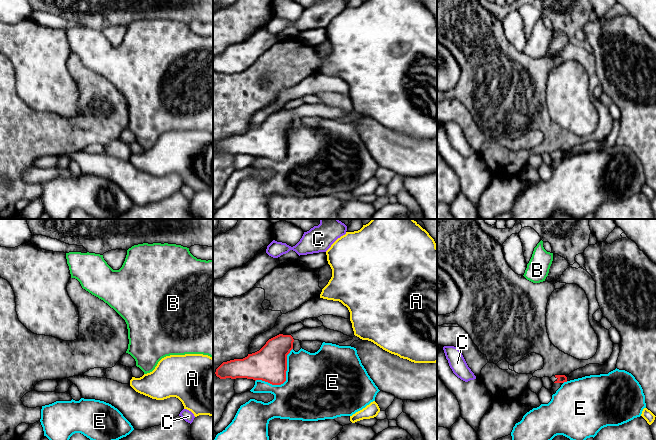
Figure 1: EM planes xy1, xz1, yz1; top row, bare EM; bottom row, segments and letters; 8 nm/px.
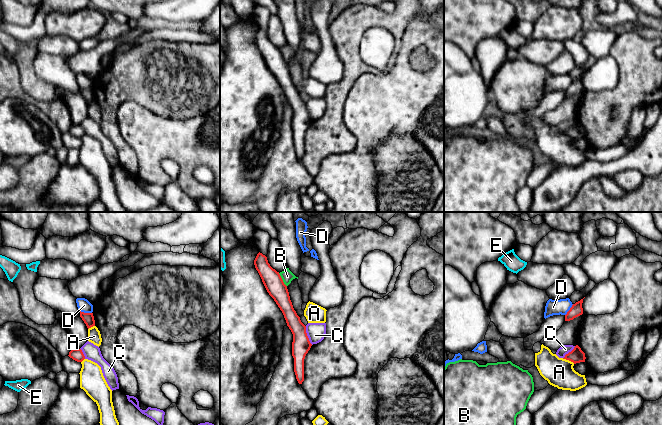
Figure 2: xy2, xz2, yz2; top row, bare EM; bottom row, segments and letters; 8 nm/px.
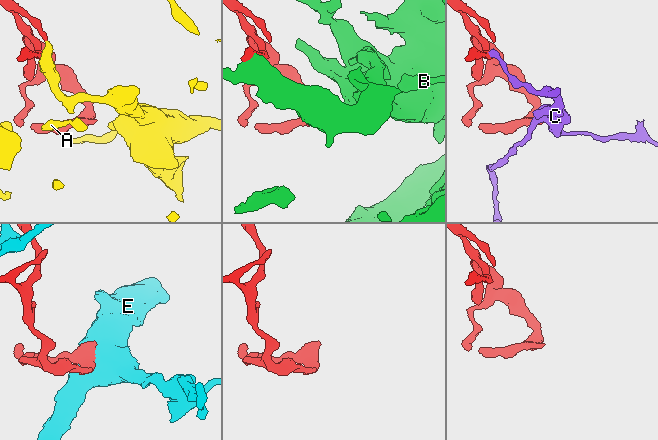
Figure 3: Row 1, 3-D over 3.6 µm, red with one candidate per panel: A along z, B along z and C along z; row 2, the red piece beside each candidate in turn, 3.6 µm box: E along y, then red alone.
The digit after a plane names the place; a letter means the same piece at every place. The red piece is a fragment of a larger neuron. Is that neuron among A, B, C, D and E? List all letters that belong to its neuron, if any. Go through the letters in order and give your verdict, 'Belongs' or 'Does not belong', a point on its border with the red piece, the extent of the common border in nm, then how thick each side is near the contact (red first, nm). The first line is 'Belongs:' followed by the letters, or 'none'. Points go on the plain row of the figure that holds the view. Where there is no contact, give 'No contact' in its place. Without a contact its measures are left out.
Belongs: none
A: Does not belong. Touches red at yz2 (568, 135). Shared border 110 nm. Thickness 110 nm (red) against 240 nm
B: Does not belong. Touches red at xz2 (282, 56). Shared border 130 nm. Thickness 150 nm (red) against 100 nm
C: Does not belong. Touches red at xz2 (306, 111). Shared border 160 nm. Thickness 150 nm (red) against 150 nm
D: Does not belong. Touches red at xy2 (86, 89). Shared border 100 nm. Thickness 90 nm (red) against 100 nm
E: Does not belong. Touches red at xz1 (285, 155). Shared border 400 nm. Thickness 280 nm (red) against 500 nm

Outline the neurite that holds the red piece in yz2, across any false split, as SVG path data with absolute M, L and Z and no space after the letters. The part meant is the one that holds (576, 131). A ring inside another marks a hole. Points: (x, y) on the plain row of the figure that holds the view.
M576 121L571 128L565 131L563 135L569 136L576 140L580 138L585 138L586 133L585 129L581 126L581 124Z

